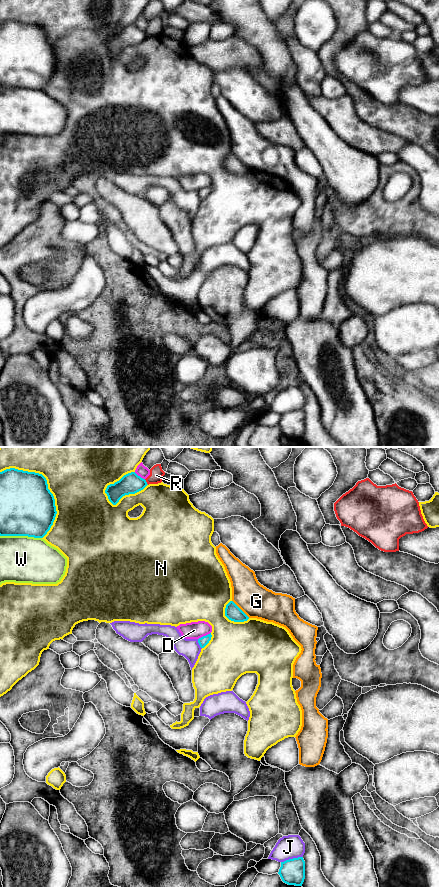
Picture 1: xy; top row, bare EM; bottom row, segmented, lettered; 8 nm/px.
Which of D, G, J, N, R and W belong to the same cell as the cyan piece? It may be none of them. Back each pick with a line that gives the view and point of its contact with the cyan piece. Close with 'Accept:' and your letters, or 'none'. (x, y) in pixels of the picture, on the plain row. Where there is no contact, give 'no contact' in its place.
Accept: none

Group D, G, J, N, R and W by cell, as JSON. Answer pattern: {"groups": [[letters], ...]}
{"groups": [["D"], ["G"], ["J"], ["N"], ["R"], ["W"]]}

